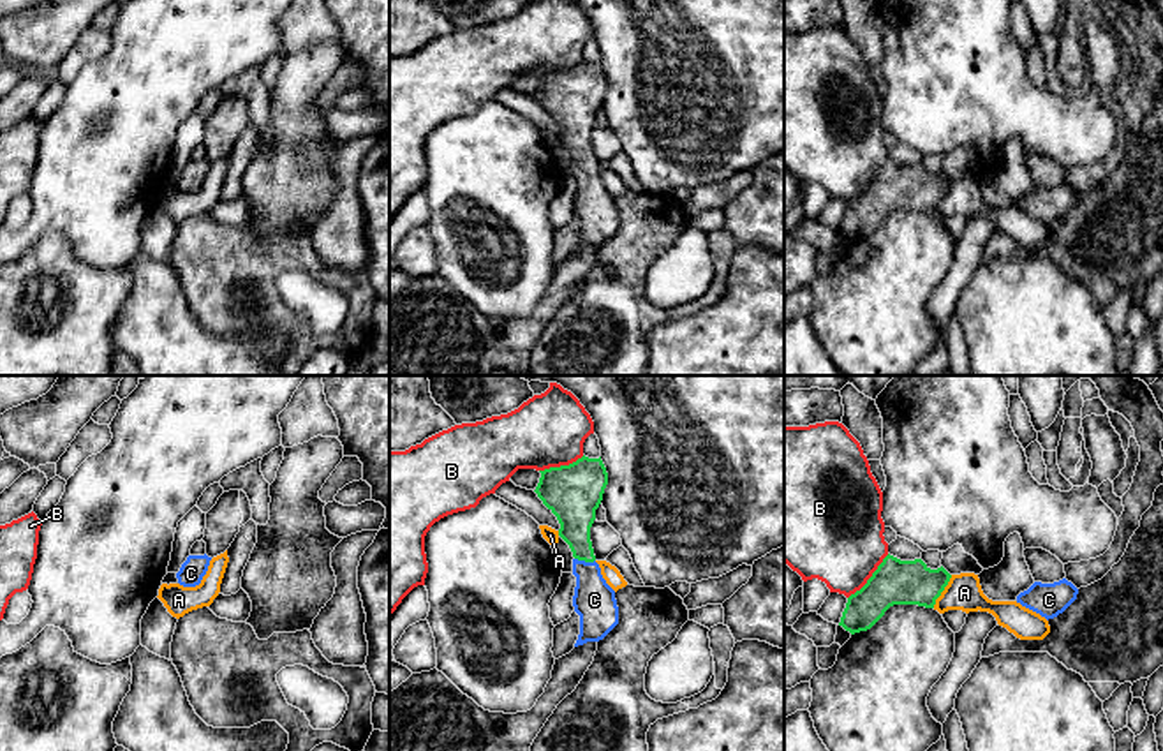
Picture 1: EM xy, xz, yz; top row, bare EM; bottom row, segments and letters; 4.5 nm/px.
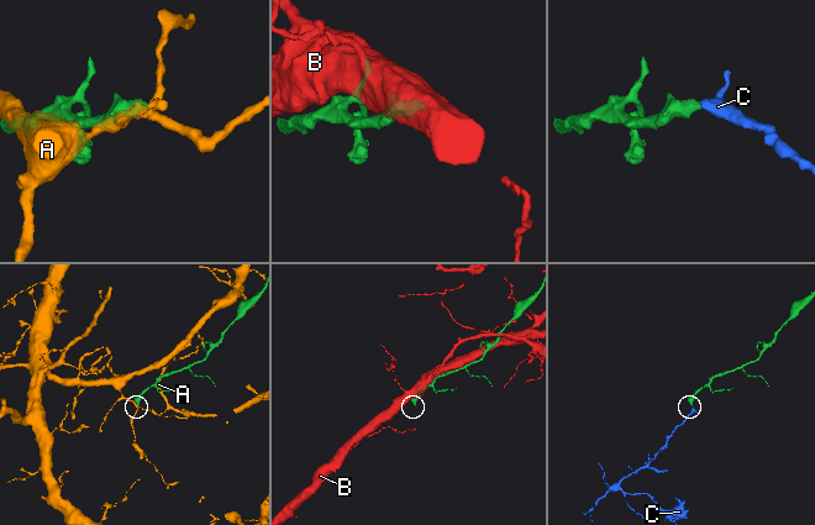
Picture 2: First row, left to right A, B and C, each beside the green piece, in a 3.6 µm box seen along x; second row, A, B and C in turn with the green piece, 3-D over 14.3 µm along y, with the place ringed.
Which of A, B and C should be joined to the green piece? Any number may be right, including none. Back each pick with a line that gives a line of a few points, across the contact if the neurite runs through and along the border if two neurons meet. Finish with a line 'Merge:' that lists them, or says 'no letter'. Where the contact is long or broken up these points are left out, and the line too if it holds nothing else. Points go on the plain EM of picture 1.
C: line xz (575, 113), (575, 136), (585, 166), (594, 205)
Merge: C

